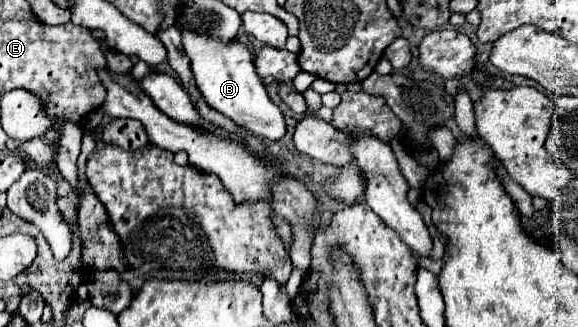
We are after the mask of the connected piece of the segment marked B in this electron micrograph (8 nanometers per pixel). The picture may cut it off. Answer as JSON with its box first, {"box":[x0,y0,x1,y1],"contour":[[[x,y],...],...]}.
{"box":[180,28,286,142],"contour":[[[180,28],[180,32],[182,32],[184,50],[192,62],[194,80],[196,80],[198,90],[204,96],[204,100],[214,110],[228,116],[232,122],[250,130],[252,134],[272,140],[272,142],[280,140],[286,134],[284,116],[282,116],[280,108],[268,98],[264,84],[254,70],[252,56],[246,50],[246,46],[240,44],[238,40],[222,44],[216,38],[204,38],[202,34],[194,34],[186,28]]]}

